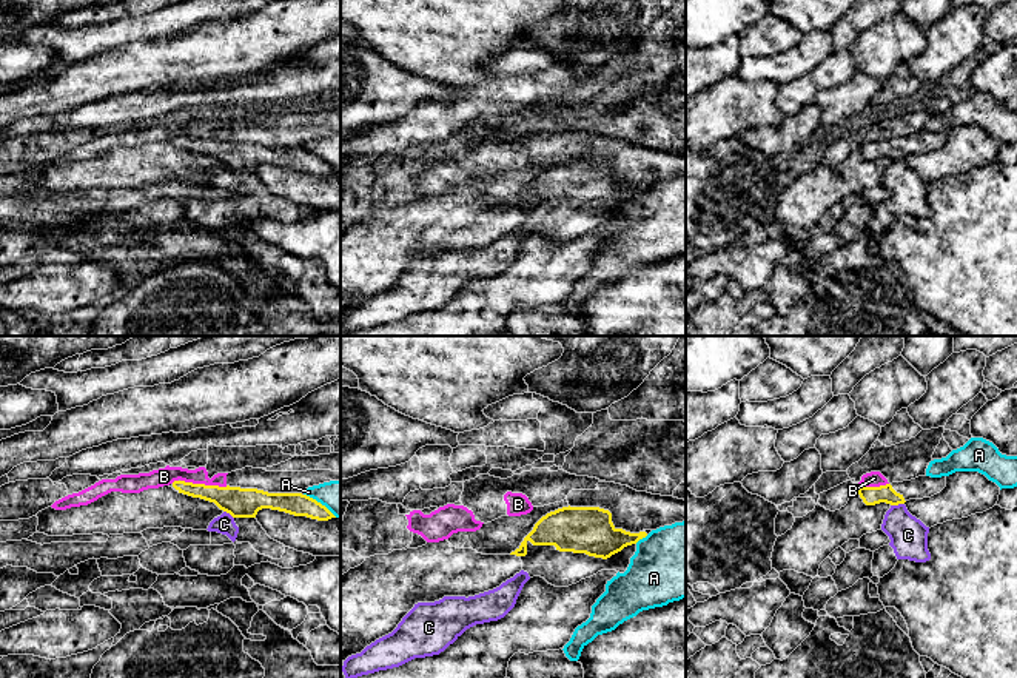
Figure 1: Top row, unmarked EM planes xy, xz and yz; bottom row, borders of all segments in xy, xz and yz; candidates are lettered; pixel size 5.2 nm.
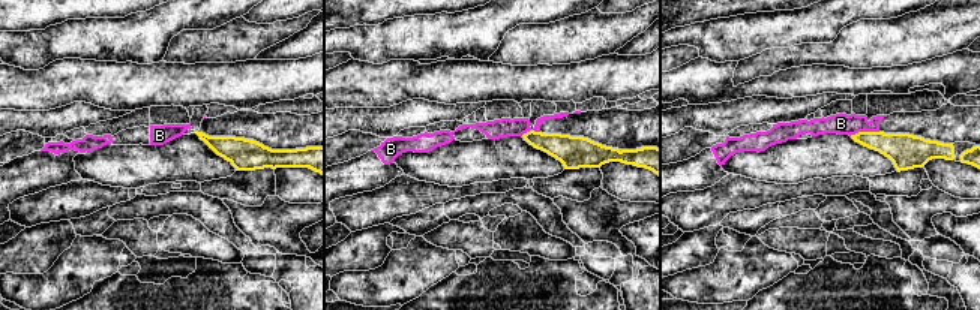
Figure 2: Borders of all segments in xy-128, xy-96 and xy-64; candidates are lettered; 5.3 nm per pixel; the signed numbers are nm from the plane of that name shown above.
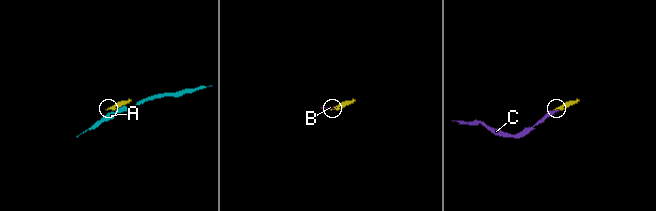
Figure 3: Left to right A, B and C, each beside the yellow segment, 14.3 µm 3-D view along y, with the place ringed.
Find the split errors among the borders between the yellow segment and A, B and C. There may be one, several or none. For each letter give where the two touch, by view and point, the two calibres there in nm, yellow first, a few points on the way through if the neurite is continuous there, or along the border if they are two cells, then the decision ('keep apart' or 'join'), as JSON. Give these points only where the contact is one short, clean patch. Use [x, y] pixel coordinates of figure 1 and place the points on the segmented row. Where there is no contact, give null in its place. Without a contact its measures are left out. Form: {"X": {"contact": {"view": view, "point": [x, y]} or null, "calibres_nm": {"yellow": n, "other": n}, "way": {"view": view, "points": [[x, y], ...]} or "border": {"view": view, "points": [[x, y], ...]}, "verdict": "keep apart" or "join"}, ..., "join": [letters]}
{"A": {"contact": {"view": "xz", "point": [641, 538]}, "calibres_nm": {"yellow": 220, "other": 380}, "verdict": "keep apart"}, "B": {"contact": {"view": "xy", "point": [204, 484]}, "calibres_nm": {"yellow": 160, "other": 100}, "verdict": "keep apart"}, "C": {"contact": {"view": "yz", "point": [897, 504]}, "calibres_nm": {"yellow": 100, "other": 200}, "border": {"view": "yz", "points": [[903, 503], [891, 506]]}, "verdict": "keep apart"}, "join": []}

